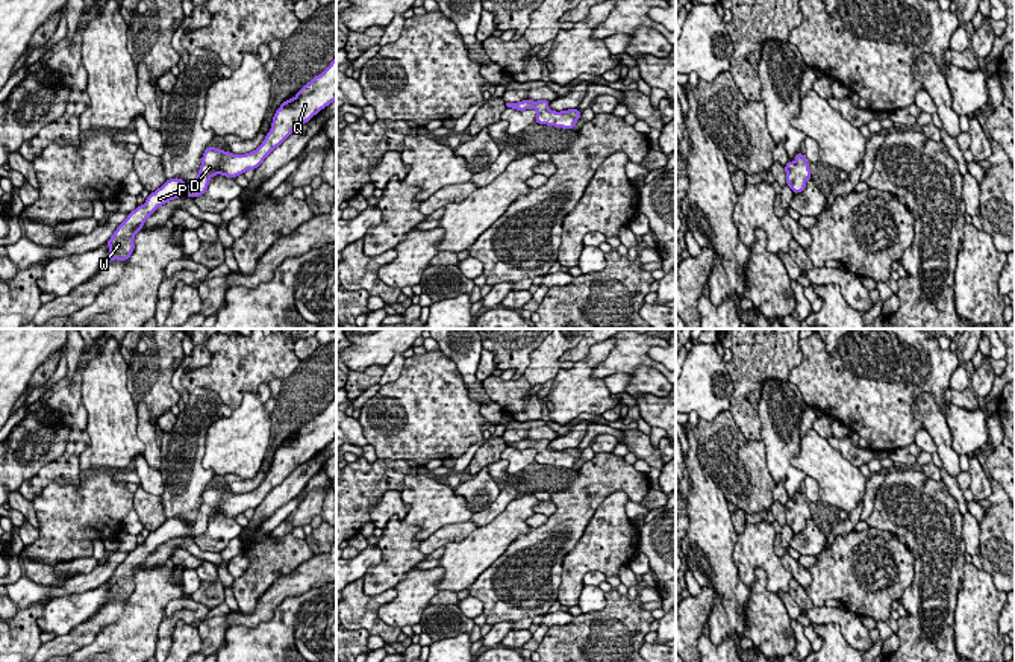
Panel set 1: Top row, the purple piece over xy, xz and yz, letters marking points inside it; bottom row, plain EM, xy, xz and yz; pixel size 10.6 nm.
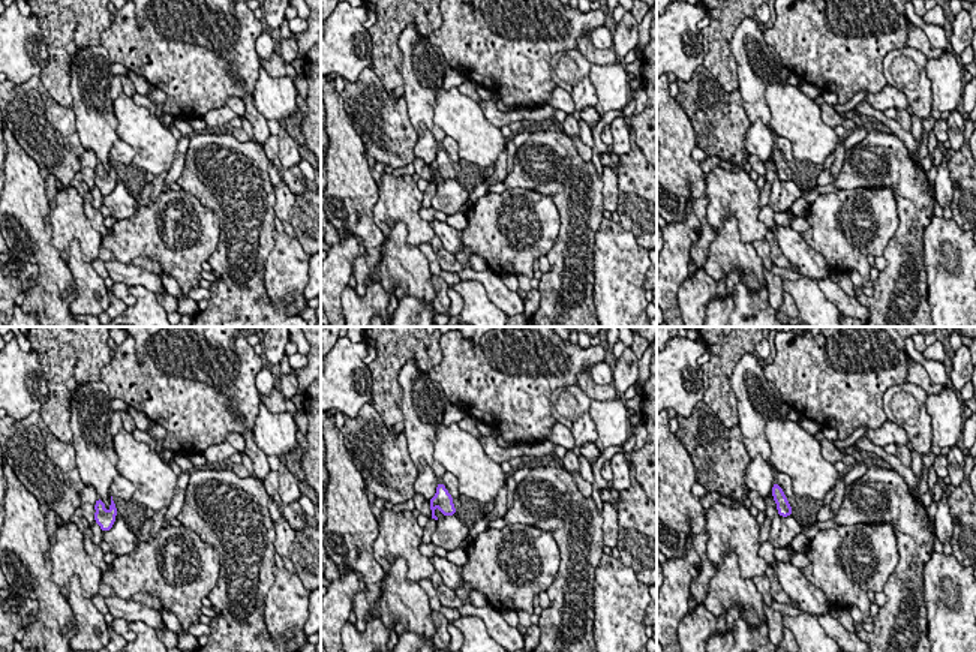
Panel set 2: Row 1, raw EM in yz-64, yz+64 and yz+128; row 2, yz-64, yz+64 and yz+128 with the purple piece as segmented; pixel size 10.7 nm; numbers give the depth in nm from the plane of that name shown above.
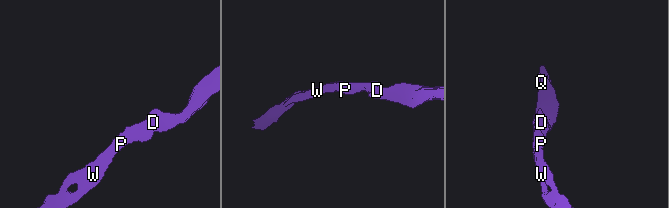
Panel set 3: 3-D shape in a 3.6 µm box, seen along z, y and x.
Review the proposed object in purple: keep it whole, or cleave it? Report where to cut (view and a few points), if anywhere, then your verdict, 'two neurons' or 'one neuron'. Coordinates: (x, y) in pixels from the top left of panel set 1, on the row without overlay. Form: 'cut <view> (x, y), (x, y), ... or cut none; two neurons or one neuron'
cut none; one neuron

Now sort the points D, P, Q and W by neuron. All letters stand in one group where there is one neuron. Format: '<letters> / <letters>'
D P Q W

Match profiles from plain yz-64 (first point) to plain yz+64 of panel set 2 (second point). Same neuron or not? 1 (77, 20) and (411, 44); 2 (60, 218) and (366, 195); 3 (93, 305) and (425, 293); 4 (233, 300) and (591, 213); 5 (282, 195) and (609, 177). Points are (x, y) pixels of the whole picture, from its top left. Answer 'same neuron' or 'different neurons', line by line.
1: different neurons
2: different neurons
3: same neuron
4: same neuron
5: same neuron

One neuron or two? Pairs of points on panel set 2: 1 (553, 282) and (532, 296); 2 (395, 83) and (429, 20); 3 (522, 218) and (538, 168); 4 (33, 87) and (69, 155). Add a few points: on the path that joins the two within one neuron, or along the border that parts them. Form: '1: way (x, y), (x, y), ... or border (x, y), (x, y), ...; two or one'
1: border (538, 290), (540, 300), (535, 311); two
2: way (389, 60), (389, 33), (407, 18); one
3: border (508, 188), (528, 188), (547, 194), (558, 212); two
4: way (33, 104), (39, 120), (56, 138); one

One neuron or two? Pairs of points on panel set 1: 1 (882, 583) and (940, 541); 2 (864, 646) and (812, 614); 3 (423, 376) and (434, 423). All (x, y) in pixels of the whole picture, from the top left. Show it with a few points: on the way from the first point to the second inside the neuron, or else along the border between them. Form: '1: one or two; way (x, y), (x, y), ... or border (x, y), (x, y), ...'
1: two; border (891, 532), (914, 556), (914, 580), (905, 593)
2: one; way (853, 632), (836, 615), (826, 615)
3: one; way (429, 388), (429, 411)

